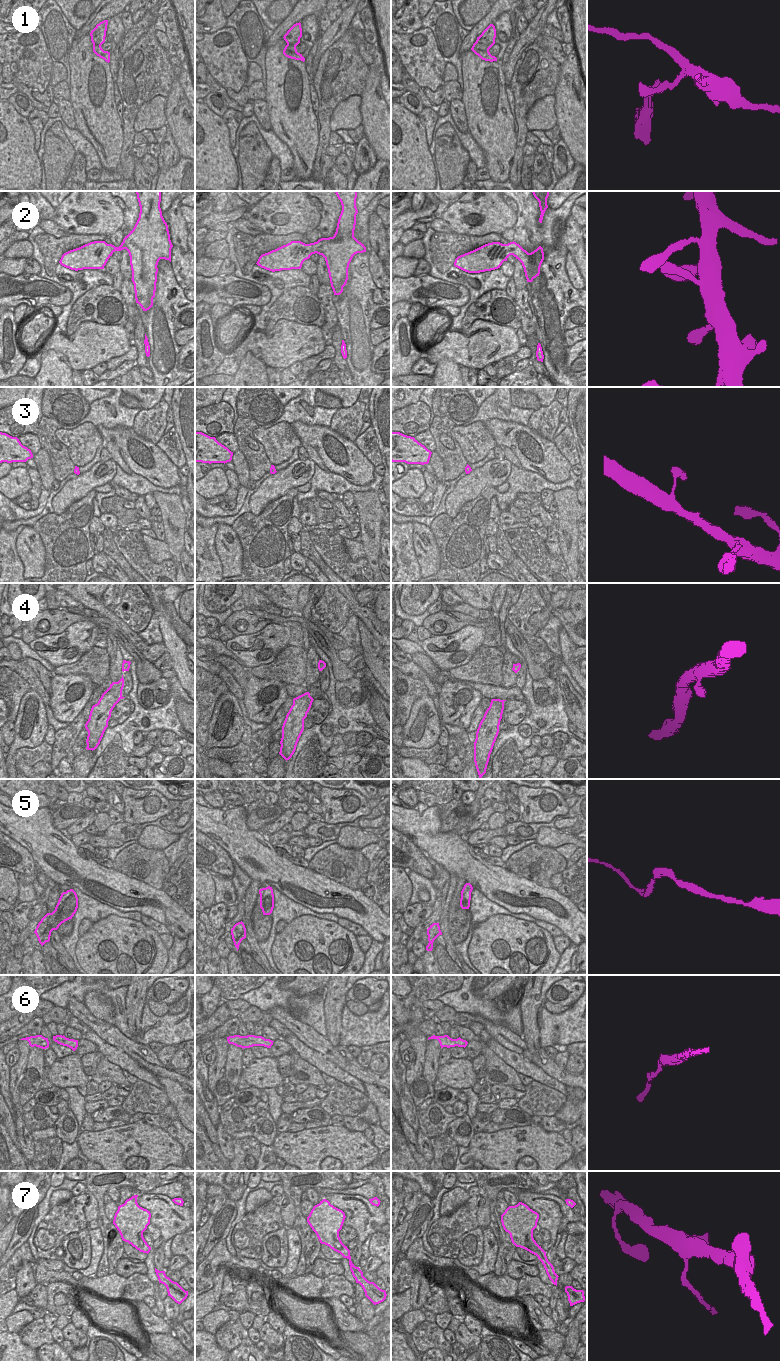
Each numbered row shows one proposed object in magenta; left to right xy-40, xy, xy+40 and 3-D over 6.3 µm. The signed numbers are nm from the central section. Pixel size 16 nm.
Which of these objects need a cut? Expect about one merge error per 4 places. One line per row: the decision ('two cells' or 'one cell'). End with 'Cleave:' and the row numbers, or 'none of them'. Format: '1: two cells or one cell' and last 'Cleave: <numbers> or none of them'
1: two cells
2: one cell
3: one cell
4: one cell
5: one cell
6: one cell
7: two cells
Cleave: 1, 7

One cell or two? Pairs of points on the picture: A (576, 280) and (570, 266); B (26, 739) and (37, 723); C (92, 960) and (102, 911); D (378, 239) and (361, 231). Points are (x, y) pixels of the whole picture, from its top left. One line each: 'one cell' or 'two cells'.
A: one cell
B: one cell
C: two cells
D: two cells

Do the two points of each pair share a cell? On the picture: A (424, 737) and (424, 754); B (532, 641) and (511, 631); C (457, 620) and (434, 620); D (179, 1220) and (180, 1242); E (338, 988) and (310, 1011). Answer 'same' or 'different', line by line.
A: different
B: different
C: same
D: different
E: different

